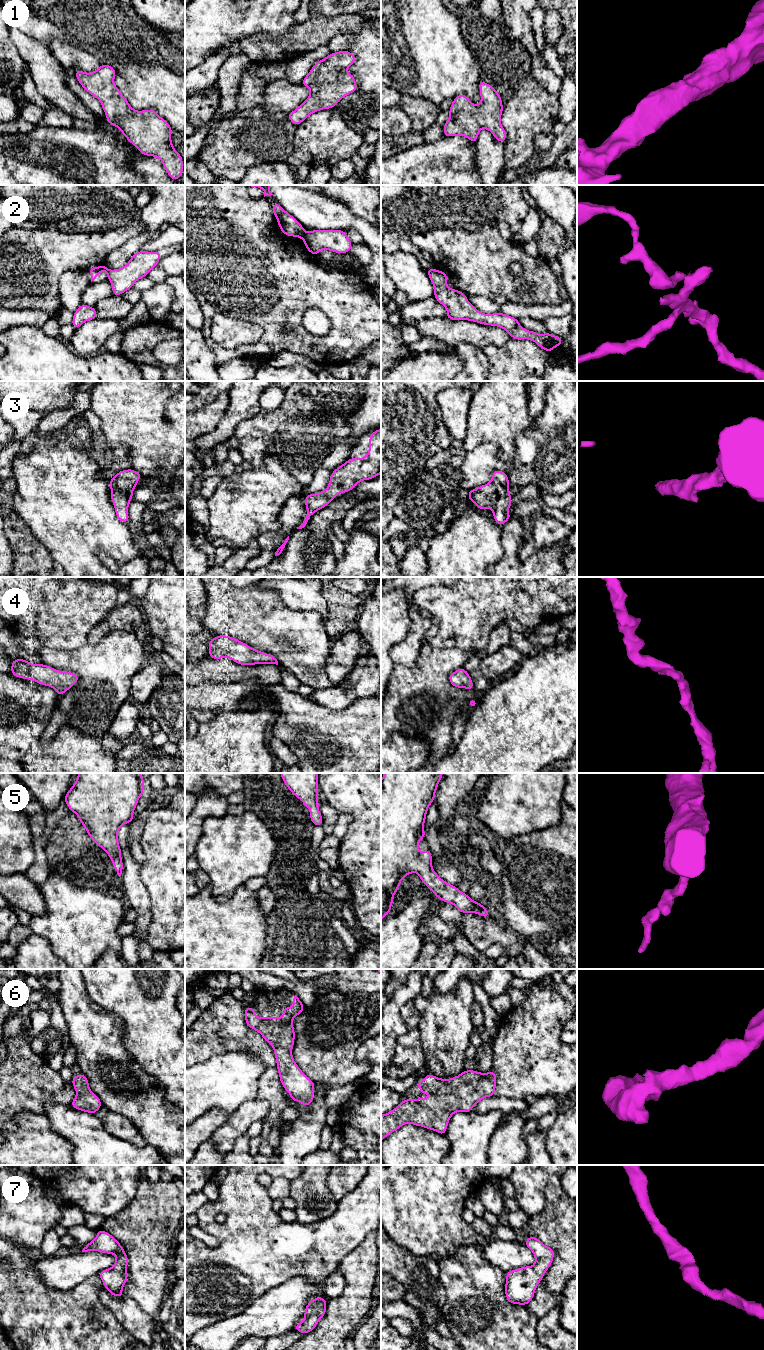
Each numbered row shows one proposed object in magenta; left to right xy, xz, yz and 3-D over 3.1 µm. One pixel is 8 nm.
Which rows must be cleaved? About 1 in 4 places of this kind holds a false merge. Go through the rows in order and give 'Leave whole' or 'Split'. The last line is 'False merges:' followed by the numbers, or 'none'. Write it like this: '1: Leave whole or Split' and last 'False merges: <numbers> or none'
1: Leave whole
2: Split
3: Leave whole
4: Leave whole
5: Leave whole
6: Leave whole
7: Leave whole
False merges: 2

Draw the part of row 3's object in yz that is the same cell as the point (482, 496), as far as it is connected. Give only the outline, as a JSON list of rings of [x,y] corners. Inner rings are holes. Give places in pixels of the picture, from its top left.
[[[495,470],[491,476],[489,483],[468,491],[468,500],[474,502],[479,510],[490,508],[494,521],[502,526],[512,518],[508,513],[512,504],[510,483],[508,474],[501,470]]]

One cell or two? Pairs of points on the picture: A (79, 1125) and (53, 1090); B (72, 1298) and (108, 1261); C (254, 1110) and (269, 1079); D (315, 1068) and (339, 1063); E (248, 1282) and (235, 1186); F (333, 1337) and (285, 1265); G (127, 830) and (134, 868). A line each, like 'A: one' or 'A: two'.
A: two
B: two
C: two
D: one
E: one
F: two
G: one

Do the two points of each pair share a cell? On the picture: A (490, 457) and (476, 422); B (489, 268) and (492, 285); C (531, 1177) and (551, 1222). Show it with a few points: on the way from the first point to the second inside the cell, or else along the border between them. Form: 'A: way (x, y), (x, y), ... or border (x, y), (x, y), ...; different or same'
A: border (466, 452), (493, 442), (500, 459); different
B: way (489, 272), (490, 281); same
C: border (548, 1182), (545, 1188), (544, 1208), (529, 1217); different

